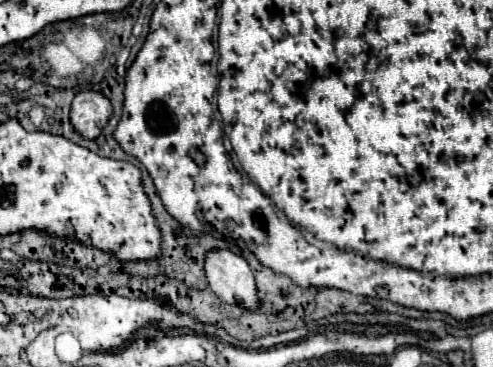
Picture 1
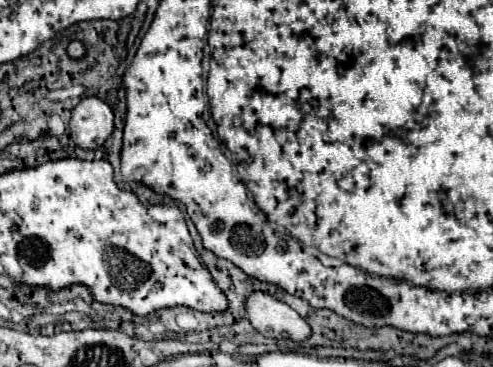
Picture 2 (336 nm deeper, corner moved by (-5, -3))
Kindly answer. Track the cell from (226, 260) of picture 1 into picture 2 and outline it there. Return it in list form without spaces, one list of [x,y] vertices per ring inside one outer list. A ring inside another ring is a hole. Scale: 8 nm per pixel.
[[[253,291],[247,297],[245,307],[249,323],[265,337],[301,341],[311,335],[311,327],[299,317],[297,311],[263,291]]]

